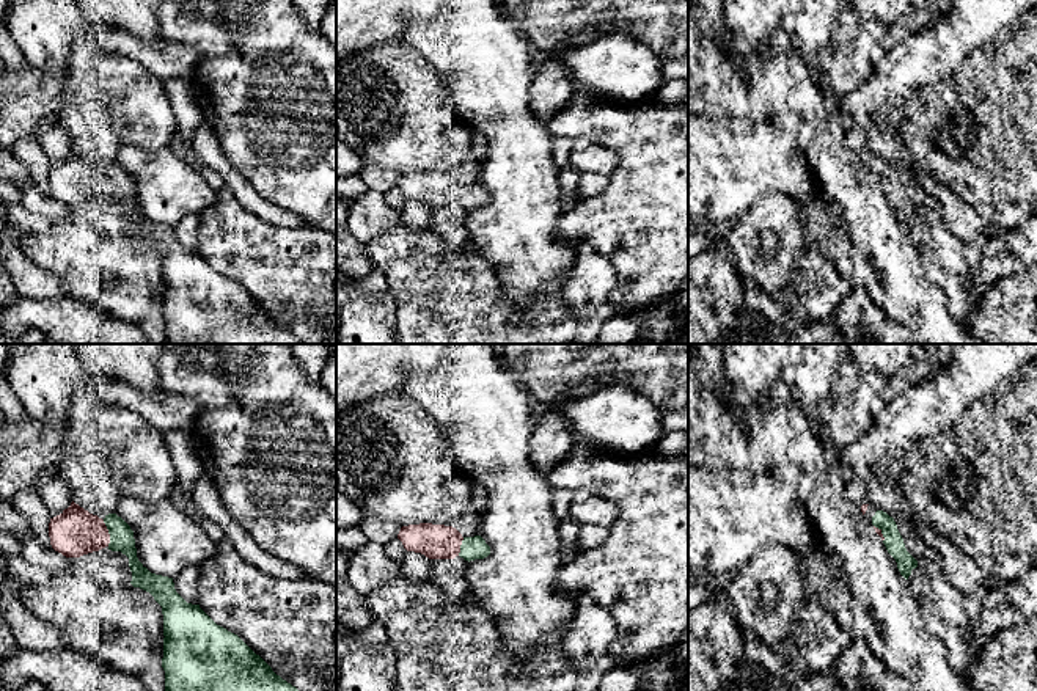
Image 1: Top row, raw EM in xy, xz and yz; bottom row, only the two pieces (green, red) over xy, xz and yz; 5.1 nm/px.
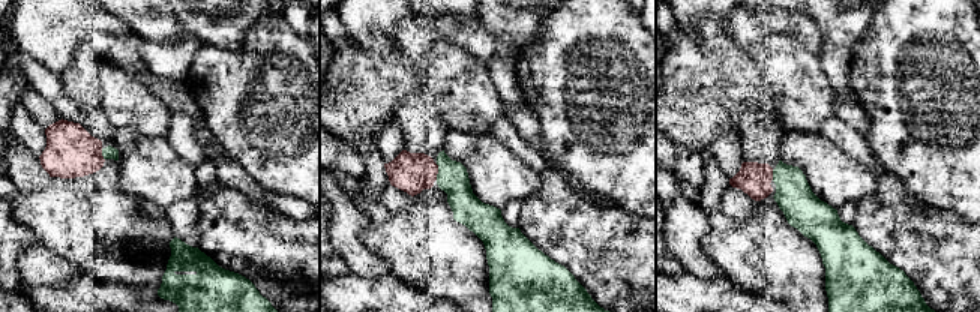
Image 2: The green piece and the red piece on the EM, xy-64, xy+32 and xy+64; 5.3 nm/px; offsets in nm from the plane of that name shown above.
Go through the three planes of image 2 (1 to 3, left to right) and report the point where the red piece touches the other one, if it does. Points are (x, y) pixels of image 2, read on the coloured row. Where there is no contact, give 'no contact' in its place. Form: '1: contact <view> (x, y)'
1: contact xy-64 (102, 155)
2: contact xy+32 (438, 171)
3: contact xy+64 (773, 174)

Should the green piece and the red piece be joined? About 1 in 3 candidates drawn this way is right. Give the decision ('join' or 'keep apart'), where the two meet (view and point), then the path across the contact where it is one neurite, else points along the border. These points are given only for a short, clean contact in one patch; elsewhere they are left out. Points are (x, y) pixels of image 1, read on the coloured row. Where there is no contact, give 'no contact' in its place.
join; contact xy (109, 533)

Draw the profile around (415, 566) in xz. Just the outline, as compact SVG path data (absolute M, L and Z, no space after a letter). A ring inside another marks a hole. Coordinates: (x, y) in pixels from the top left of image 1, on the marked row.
M407 551L404 559L399 564L401 564L402 575L405 575L410 579L415 579L415 581L432 579L431 559L421 553Z

